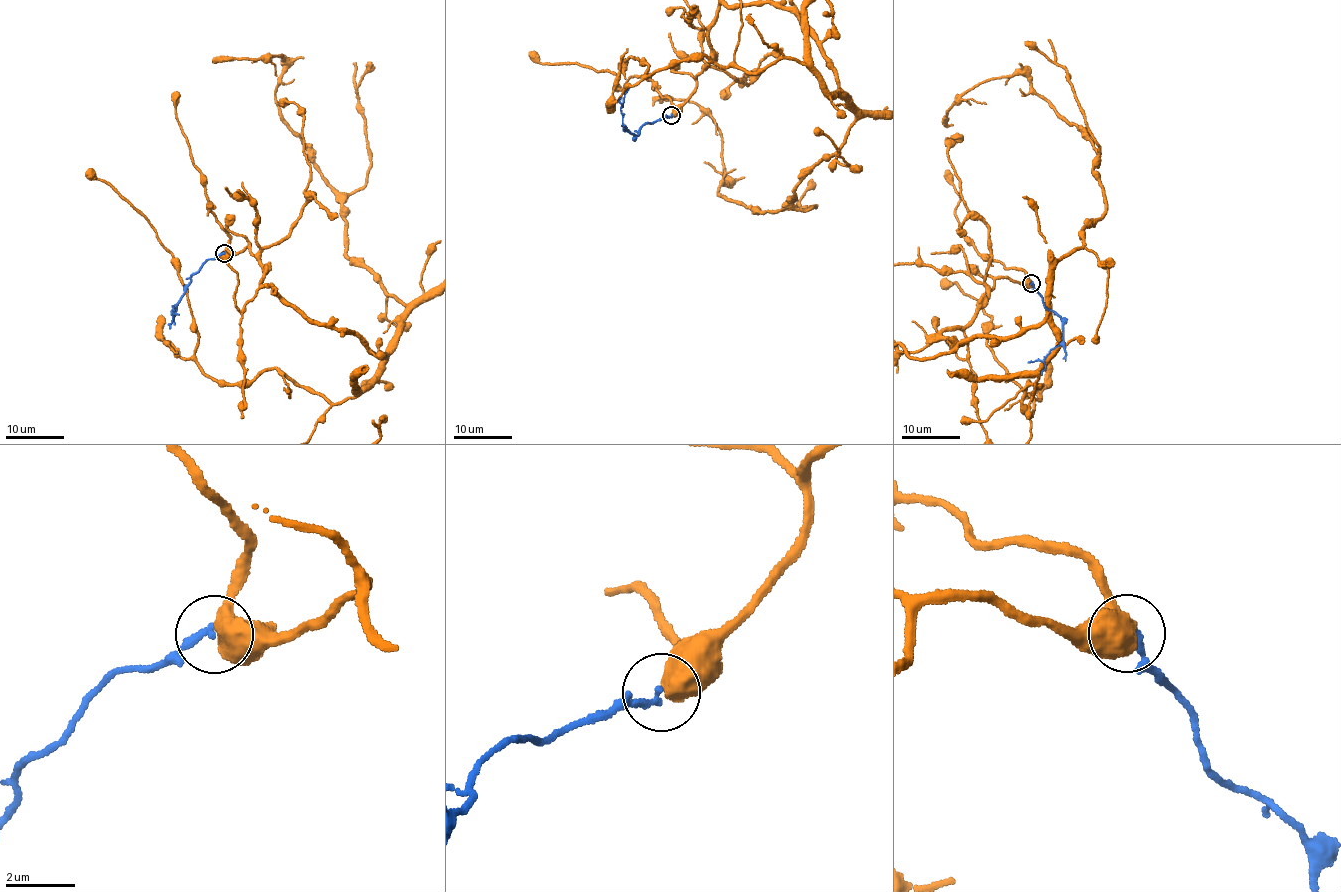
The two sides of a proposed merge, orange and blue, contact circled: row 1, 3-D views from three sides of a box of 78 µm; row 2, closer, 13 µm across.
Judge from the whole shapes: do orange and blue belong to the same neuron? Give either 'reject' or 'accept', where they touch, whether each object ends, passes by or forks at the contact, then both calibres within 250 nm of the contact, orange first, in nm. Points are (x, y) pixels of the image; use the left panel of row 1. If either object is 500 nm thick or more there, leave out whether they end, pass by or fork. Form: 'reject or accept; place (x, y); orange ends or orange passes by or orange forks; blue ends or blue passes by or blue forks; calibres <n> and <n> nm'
reject; place (224, 253); calibres 550 and 200 nm

